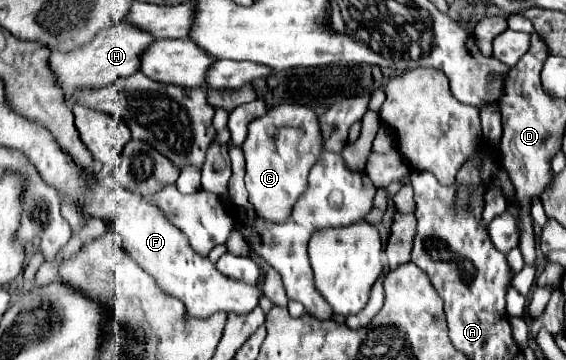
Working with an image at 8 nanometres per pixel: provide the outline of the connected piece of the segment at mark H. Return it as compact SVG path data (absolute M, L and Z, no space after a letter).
M121 21L99 31L89 45L71 49L67 53L53 51L49 57L49 65L61 89L65 91L65 101L71 101L71 97L79 89L101 89L103 85L109 85L111 81L115 81L117 77L129 77L131 73L137 73L139 55L149 47L151 41L153 37L149 33Z

